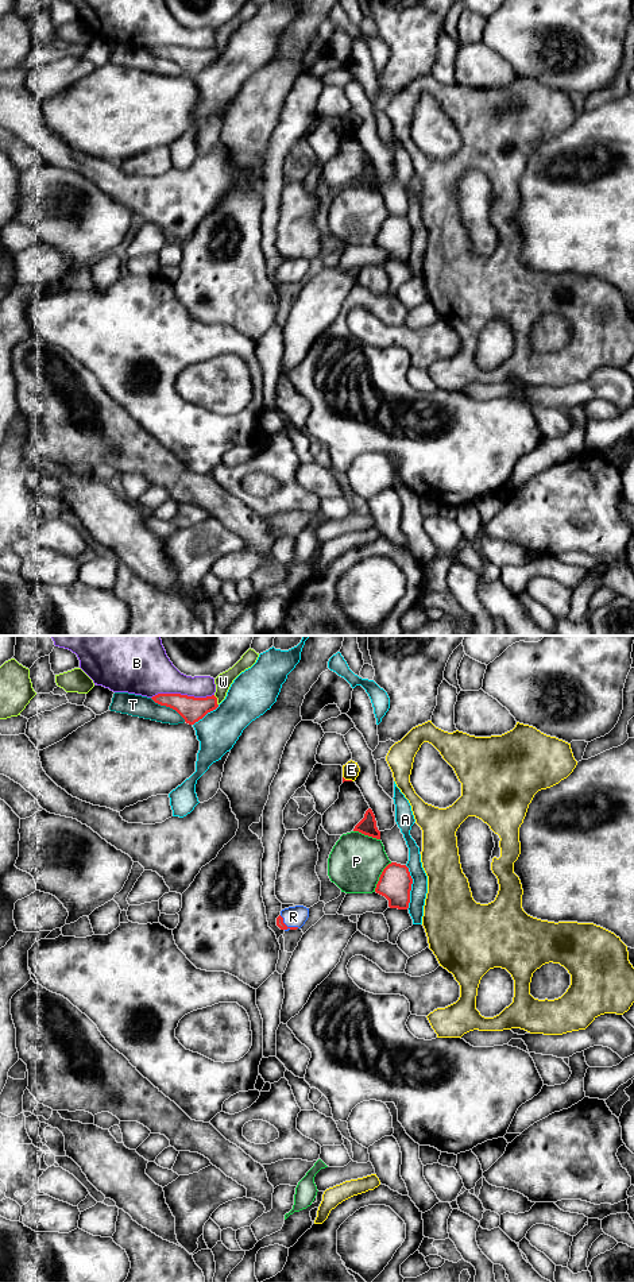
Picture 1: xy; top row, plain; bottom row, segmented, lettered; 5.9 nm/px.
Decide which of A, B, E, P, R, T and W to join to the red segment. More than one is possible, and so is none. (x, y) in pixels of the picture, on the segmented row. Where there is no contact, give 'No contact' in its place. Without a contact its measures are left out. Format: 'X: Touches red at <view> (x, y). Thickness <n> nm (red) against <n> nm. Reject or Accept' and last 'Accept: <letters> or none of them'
A: Touches red at xy (410, 887). Thickness 190 nm (red) against 100 nm. Reject
B: Touches red at xy (182, 695). Thickness 150 nm (red) against 280 nm. Reject
E: Touches red at xy (348, 780). Thickness 20 nm (red) against 100 nm. Reject
P: Touches red at xy (381, 876). Thickness 190 nm (red) against 320 nm. Reject
R: Touches red at xy (286, 926). Thickness 50 nm (red) against 130 nm. Accept
T: Touches red at xy (167, 706). Thickness 150 nm (red) against 130 nm. Reject
W: Touches red at xy (216, 701). Thickness 150 nm (red) against 100 nm. Reject
Accept: R

